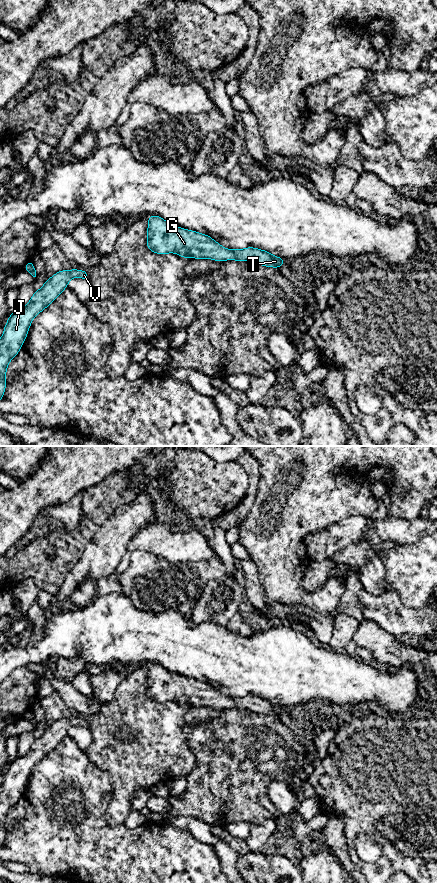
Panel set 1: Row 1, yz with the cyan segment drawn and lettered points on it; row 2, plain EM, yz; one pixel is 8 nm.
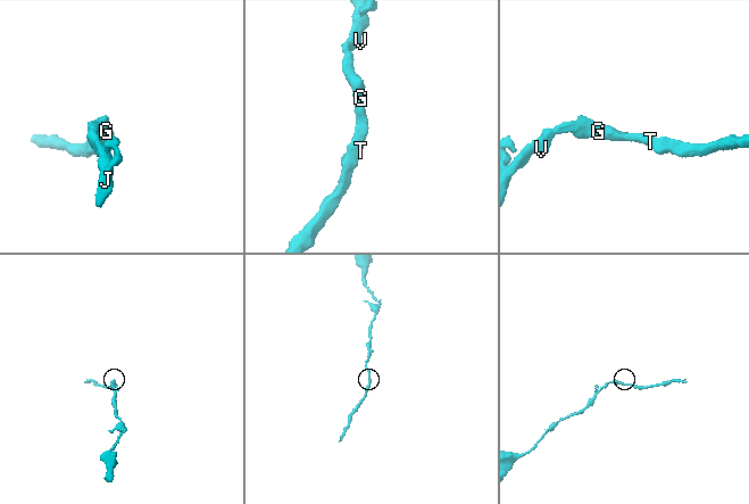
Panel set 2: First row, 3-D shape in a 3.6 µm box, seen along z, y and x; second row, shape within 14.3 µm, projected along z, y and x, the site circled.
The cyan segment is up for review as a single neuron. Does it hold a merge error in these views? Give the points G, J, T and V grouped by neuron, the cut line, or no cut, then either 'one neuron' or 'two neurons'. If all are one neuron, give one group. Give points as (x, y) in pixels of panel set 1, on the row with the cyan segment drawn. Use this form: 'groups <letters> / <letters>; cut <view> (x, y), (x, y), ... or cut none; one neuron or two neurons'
groups G J T V; cut none; one neuron

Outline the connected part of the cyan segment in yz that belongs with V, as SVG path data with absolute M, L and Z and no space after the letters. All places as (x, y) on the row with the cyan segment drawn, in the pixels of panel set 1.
M77 269L55 273L45 281L41 289L35 291L26 306L17 308L8 317L0 338L0 400L5 393L7 367L22 348L34 317L47 308L74 277L88 280L88 273Z

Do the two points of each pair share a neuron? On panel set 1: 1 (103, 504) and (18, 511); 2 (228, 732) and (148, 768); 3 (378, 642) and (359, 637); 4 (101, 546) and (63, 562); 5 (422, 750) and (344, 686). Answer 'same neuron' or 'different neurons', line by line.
1: different neurons
2: different neurons
3: same neuron
4: different neurons
5: different neurons

